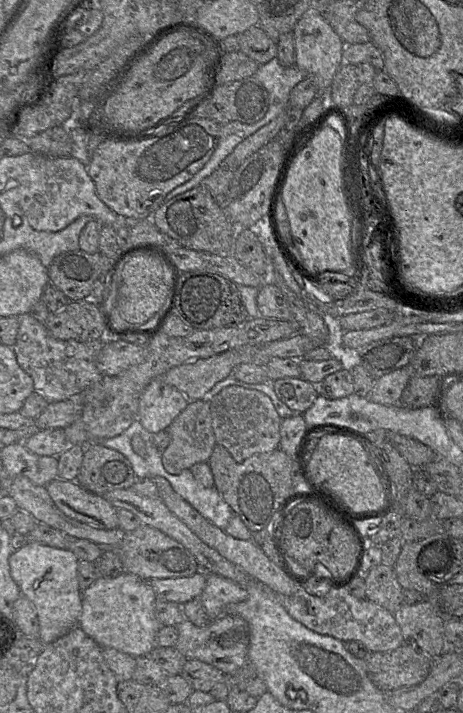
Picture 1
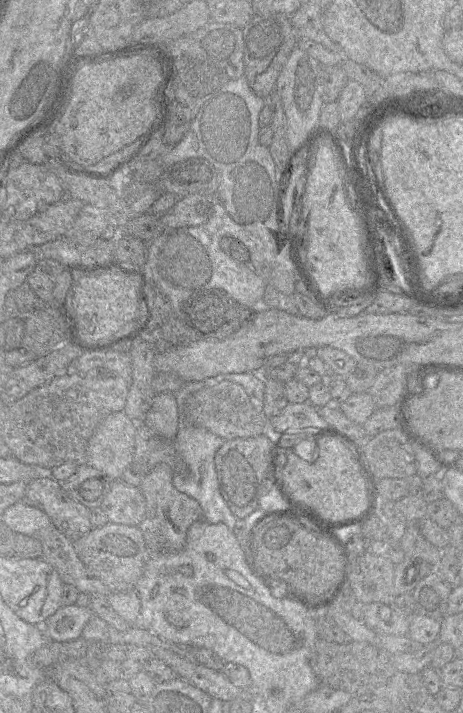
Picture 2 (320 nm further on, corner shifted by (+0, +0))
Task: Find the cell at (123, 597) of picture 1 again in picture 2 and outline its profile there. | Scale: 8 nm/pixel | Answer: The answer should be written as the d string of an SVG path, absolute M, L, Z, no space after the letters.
M62 606L45 621L46 637L55 642L76 640L92 615L89 607Z

